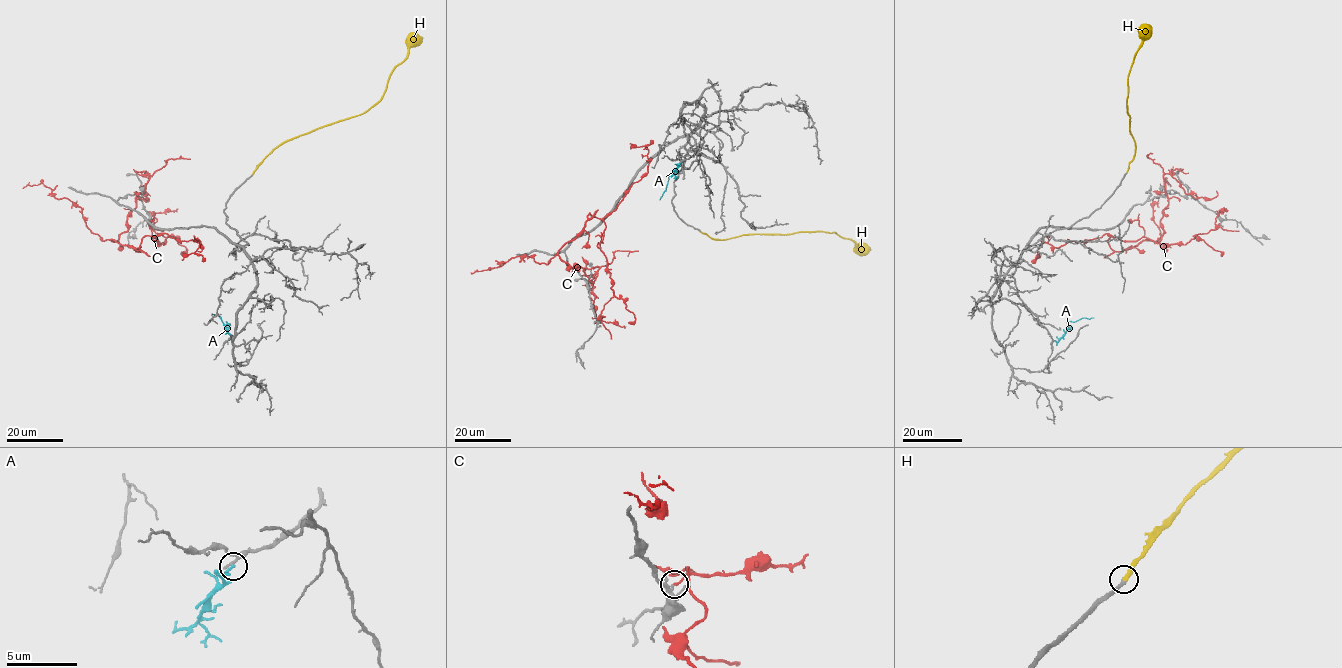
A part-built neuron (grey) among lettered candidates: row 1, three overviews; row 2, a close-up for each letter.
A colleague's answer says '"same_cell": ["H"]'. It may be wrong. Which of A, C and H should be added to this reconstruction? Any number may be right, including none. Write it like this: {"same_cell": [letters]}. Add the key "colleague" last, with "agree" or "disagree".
{"same_cell": ["H"], "colleague": "agree"}

